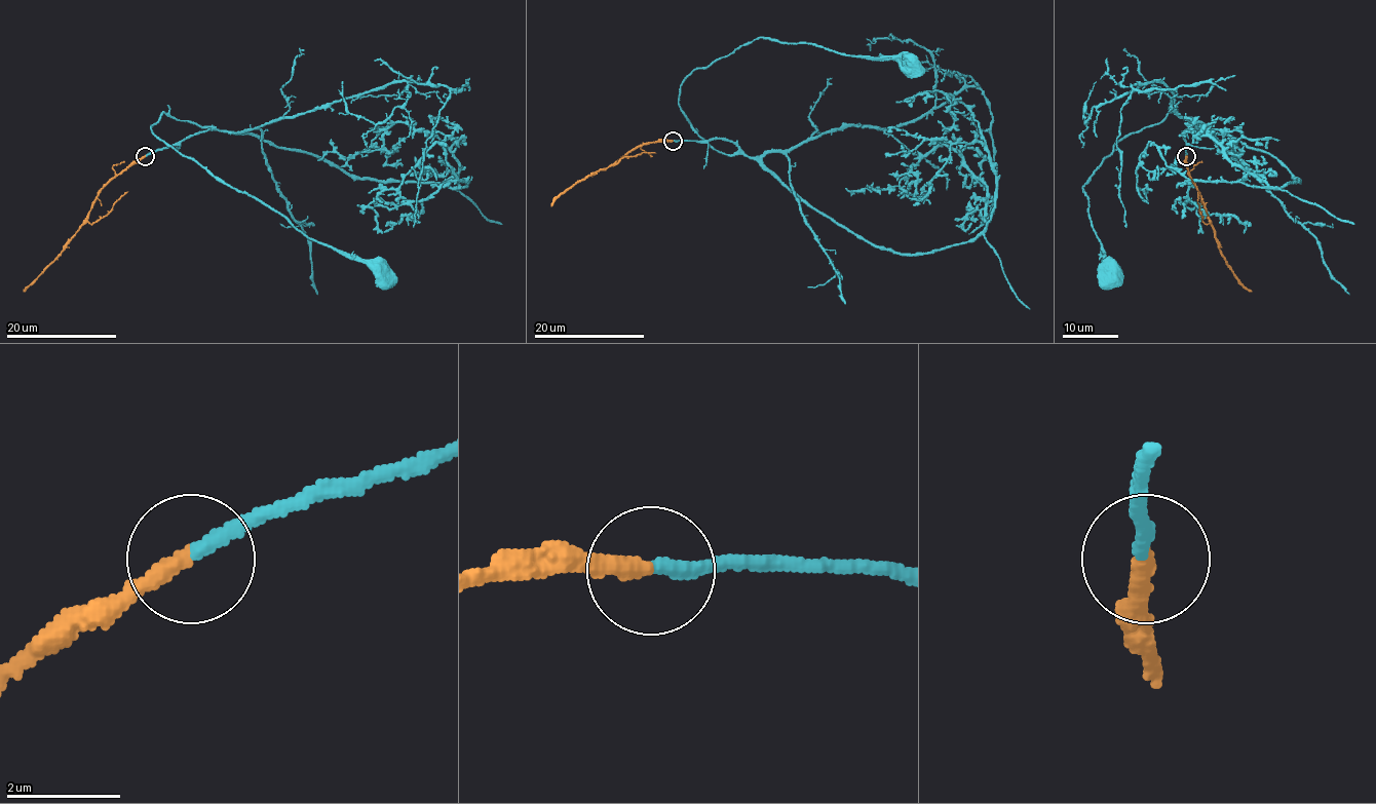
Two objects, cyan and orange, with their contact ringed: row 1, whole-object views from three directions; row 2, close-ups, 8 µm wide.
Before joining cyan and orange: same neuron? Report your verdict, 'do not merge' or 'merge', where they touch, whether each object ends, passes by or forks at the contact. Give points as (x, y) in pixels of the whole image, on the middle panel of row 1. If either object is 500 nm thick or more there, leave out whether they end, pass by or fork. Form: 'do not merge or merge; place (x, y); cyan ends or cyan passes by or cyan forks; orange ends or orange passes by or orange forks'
merge; place (673, 141); cyan ends; orange ends

